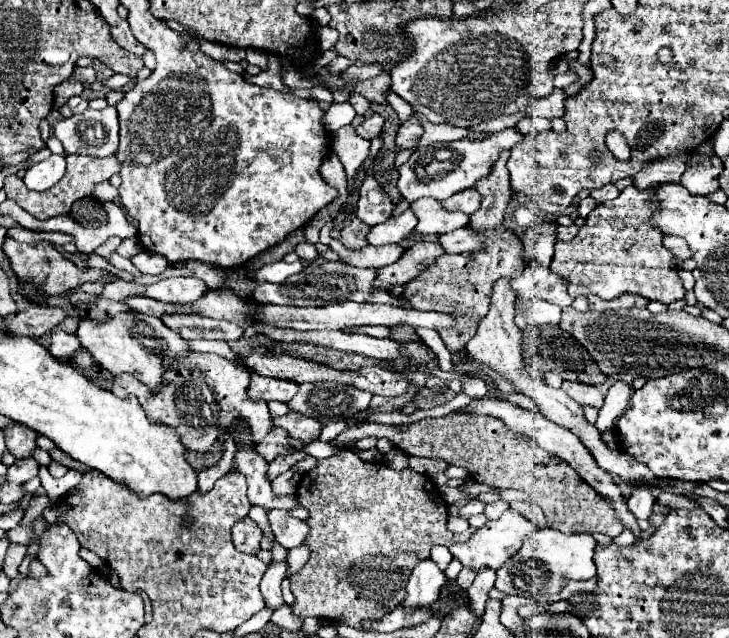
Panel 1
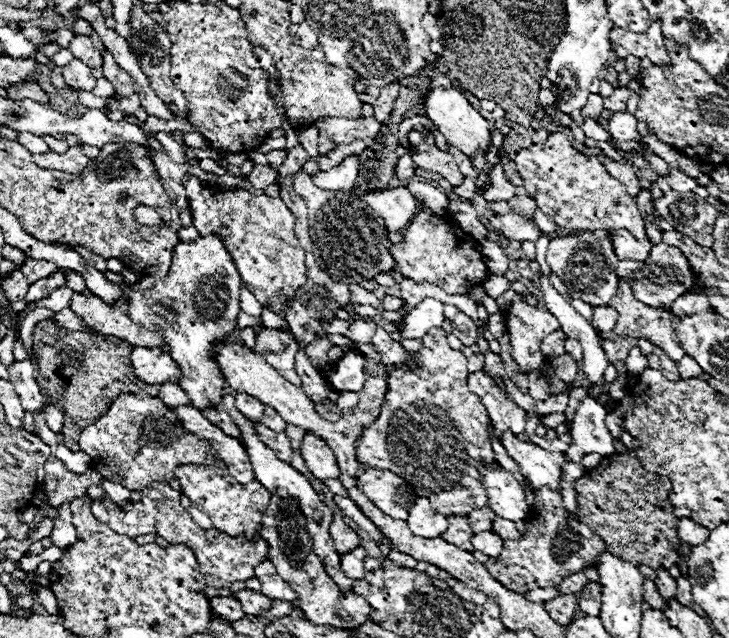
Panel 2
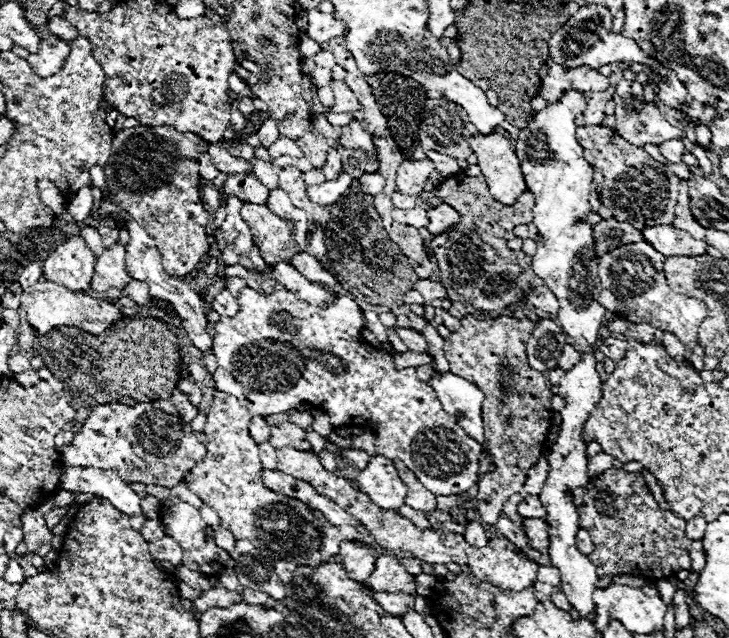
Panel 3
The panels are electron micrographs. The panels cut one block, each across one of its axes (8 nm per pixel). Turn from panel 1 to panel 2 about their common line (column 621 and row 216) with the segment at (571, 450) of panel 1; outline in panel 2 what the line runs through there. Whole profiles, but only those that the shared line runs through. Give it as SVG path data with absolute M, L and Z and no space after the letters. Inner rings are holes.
M494 214L488 218L488 228L508 240L514 238L518 242L524 242L524 240L536 242L542 234L532 220L526 220L518 214Z

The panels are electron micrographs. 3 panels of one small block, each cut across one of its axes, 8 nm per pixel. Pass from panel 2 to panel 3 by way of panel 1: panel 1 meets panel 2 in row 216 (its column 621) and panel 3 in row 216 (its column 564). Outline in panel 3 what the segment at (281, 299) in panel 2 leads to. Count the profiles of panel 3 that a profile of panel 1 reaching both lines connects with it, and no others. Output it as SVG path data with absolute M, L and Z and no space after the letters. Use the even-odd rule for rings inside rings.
M242 204L240 216L246 220L246 224L250 224L254 244L258 244L258 250L262 250L266 264L290 264L290 260L298 254L292 234L294 224L276 216L266 204Z

